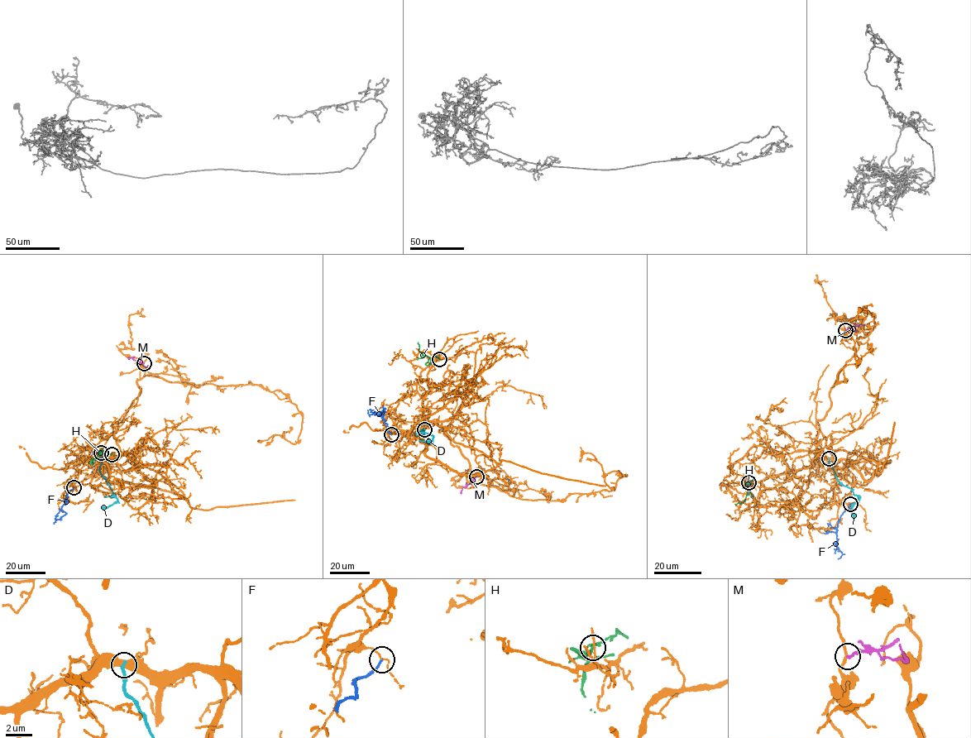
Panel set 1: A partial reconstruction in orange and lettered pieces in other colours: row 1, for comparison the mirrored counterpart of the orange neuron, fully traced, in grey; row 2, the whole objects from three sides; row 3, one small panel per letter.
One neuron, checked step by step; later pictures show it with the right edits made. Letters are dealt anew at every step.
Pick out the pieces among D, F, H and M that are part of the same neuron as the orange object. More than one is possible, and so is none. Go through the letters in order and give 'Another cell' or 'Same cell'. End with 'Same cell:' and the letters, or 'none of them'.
D: Another cell
F: Another cell
H: Another cell
M: Another cell
Same cell: none of them

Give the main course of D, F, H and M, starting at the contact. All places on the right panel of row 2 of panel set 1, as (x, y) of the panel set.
D: (829, 458), (837, 481), (858, 497), (852, 508), (853, 515), (855, 513)
F: (850, 504), (839, 523), (835, 545), (842, 553), (838, 558)
H: (748, 482), (745, 482), (748, 493), (743, 501), (734, 504)
M: (845, 330), (857, 324), (864, 324)

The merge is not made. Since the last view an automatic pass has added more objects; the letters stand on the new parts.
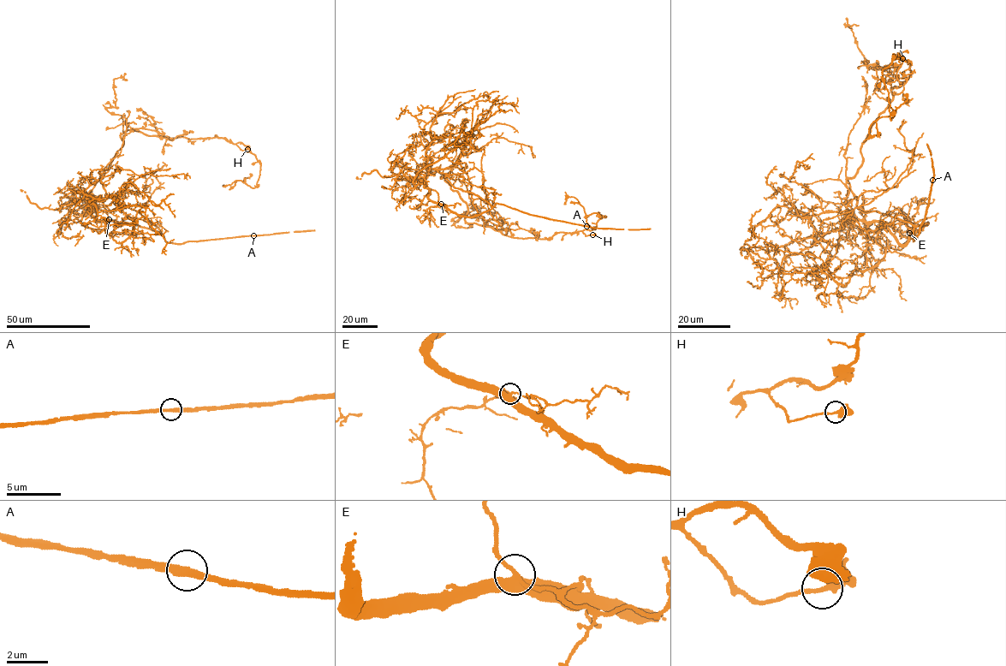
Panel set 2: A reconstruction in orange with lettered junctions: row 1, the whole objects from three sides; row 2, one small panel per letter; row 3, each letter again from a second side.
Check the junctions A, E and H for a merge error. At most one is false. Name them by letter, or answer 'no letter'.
E

